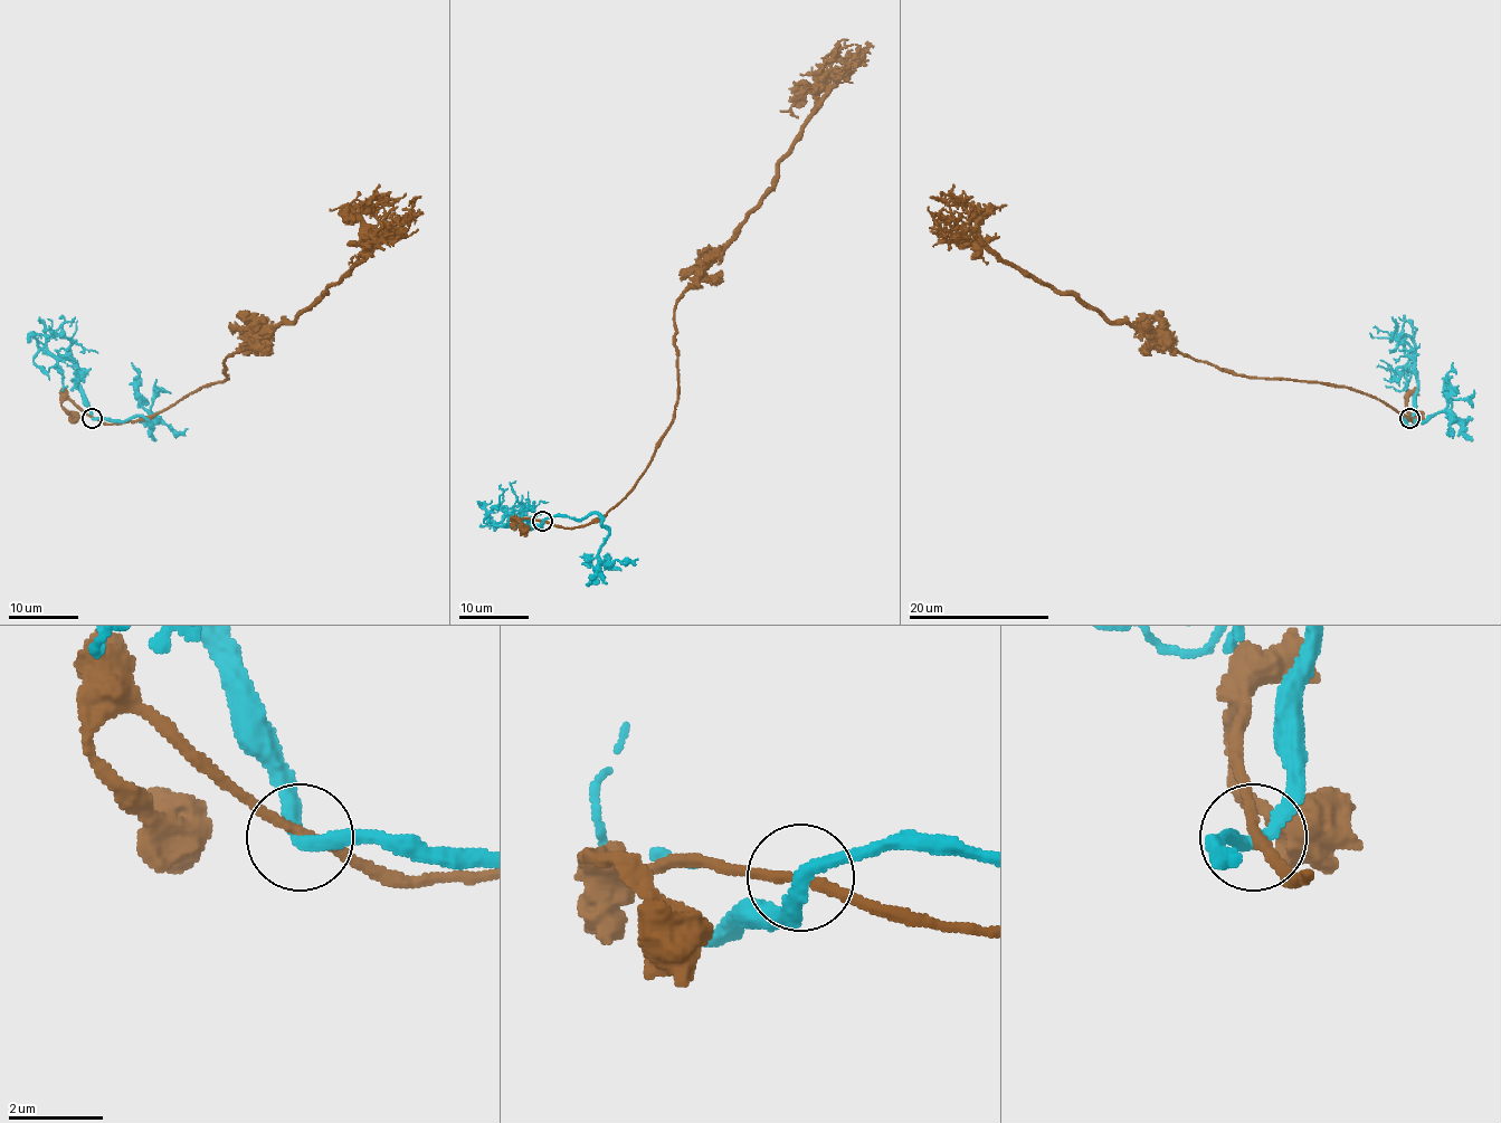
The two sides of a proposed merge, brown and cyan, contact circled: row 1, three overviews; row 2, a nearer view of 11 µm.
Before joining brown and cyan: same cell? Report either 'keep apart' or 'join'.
keep apart

